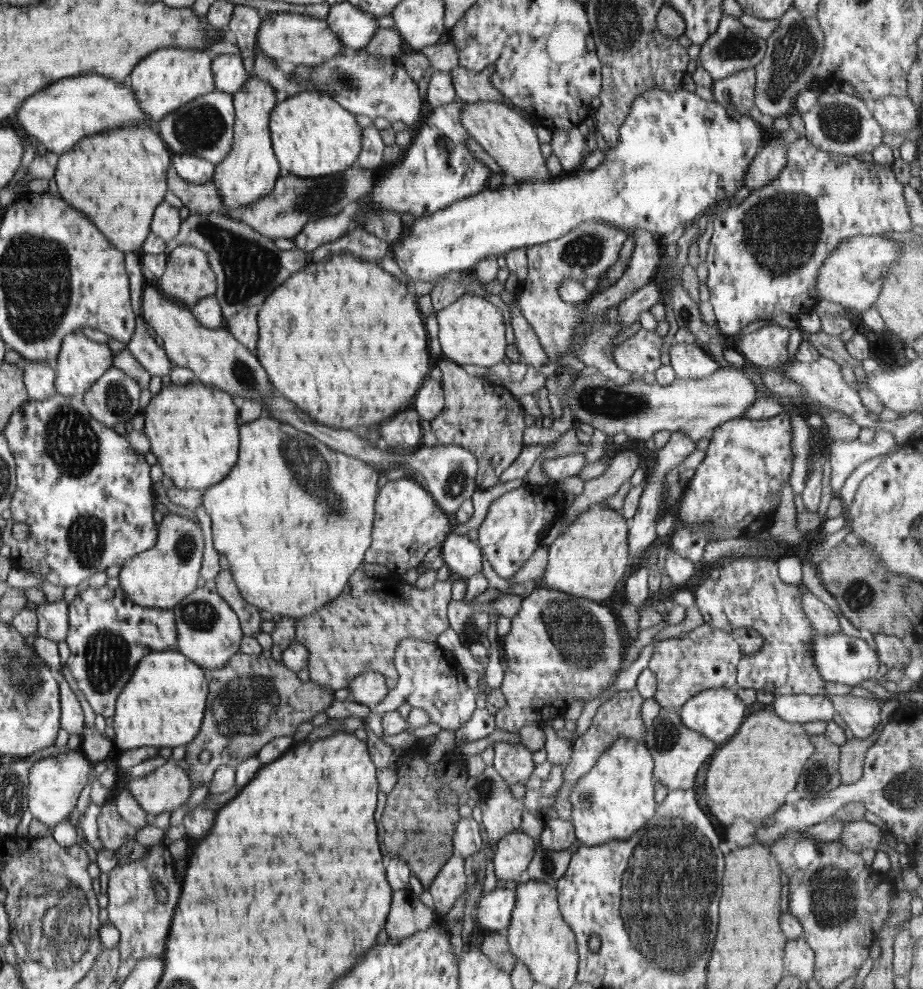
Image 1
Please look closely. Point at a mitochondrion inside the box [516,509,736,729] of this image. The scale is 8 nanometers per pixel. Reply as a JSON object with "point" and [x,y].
{"point":[578,636]}

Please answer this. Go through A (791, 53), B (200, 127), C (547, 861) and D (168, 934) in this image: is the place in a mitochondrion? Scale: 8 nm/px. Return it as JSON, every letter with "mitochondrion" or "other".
{"A":"mitochondrion","B":"mitochondrion","C":"mitochondrion","D":"other"}

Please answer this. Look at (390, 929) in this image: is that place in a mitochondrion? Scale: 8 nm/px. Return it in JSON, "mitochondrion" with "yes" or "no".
{"mitochondrion":"no"}

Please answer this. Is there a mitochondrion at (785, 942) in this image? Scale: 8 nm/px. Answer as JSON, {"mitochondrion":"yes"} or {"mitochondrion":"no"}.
{"mitochondrion":"no"}

